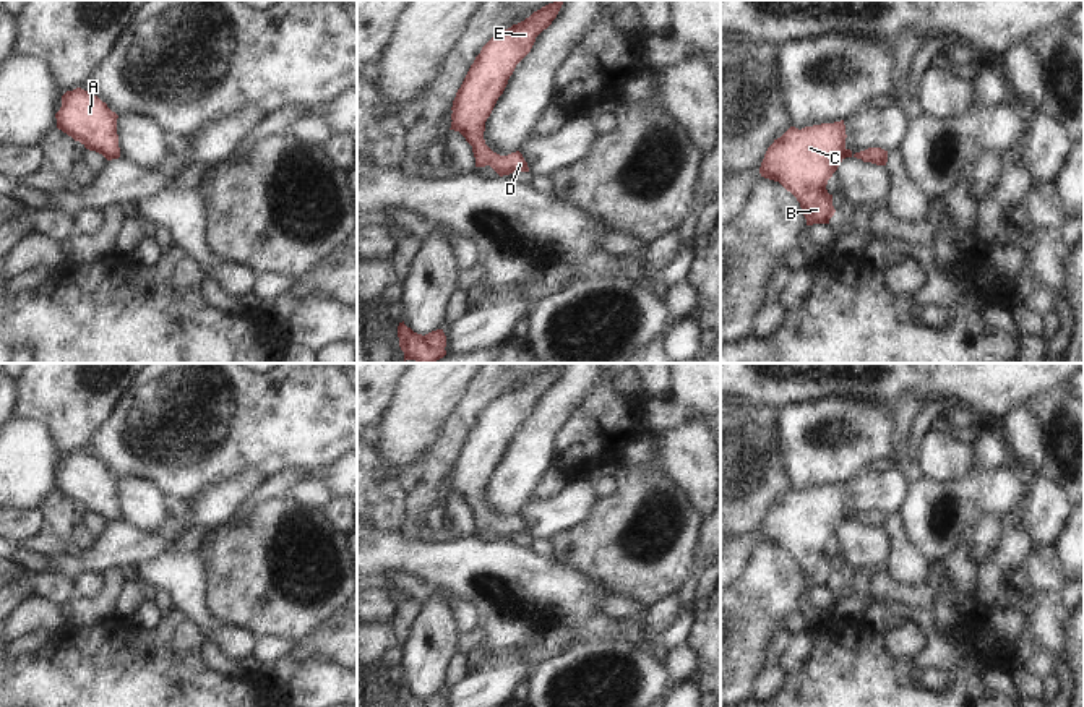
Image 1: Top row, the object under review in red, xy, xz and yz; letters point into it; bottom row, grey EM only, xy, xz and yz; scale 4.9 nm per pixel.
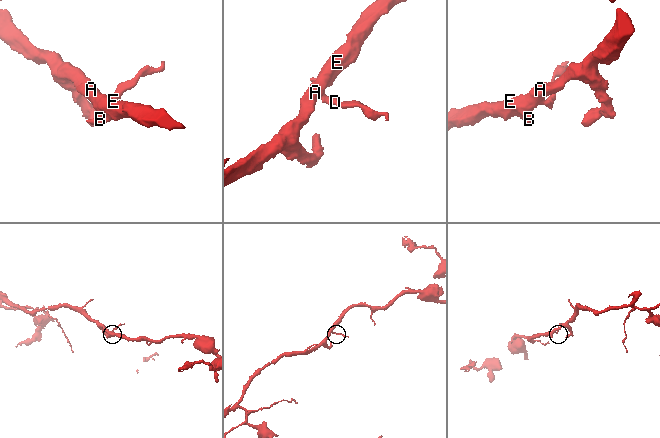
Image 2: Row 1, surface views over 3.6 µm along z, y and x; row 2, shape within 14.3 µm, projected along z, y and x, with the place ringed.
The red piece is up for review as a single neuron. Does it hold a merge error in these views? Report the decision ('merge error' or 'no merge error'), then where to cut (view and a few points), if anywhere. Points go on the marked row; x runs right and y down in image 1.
no merge error | no cut

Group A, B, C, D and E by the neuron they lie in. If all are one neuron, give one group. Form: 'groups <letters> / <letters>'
groups A B C D E

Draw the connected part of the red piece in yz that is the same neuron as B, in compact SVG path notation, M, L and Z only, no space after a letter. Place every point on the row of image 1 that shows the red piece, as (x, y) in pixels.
M844 120L802 130L790 126L764 154L761 177L779 182L797 198L807 225L829 224L834 216L832 195L826 185L845 157L854 156L876 165L888 162L888 151L881 148L854 154L845 148L845 138Z

